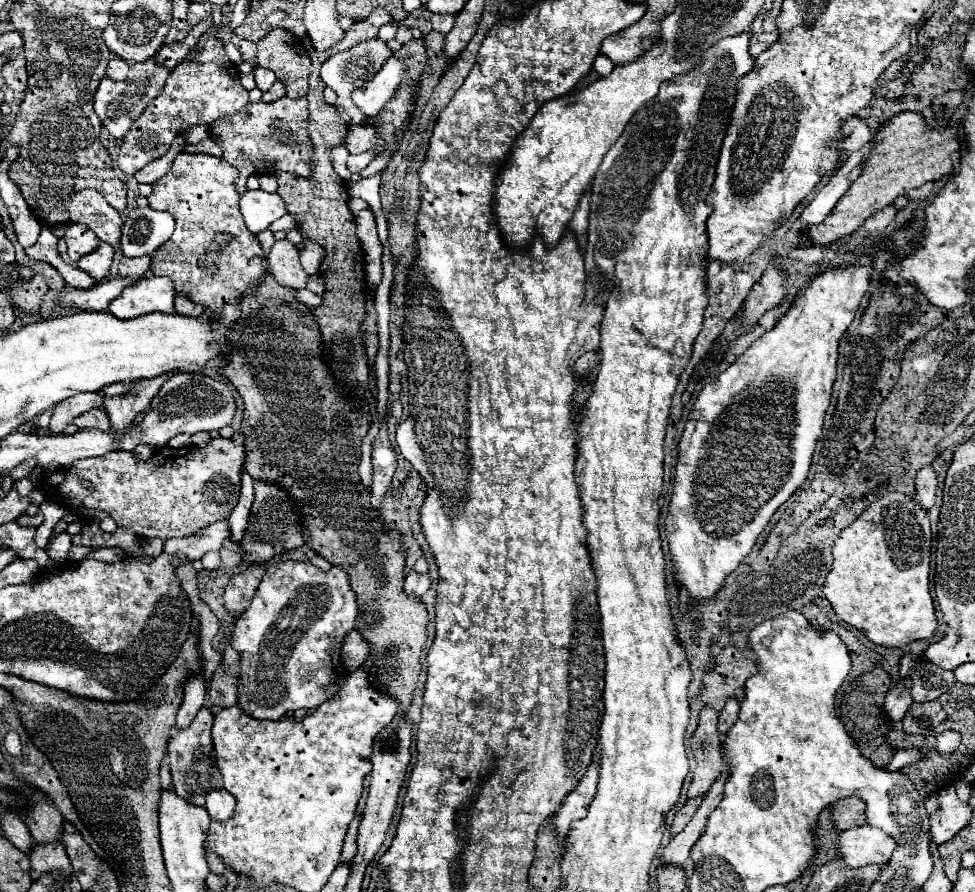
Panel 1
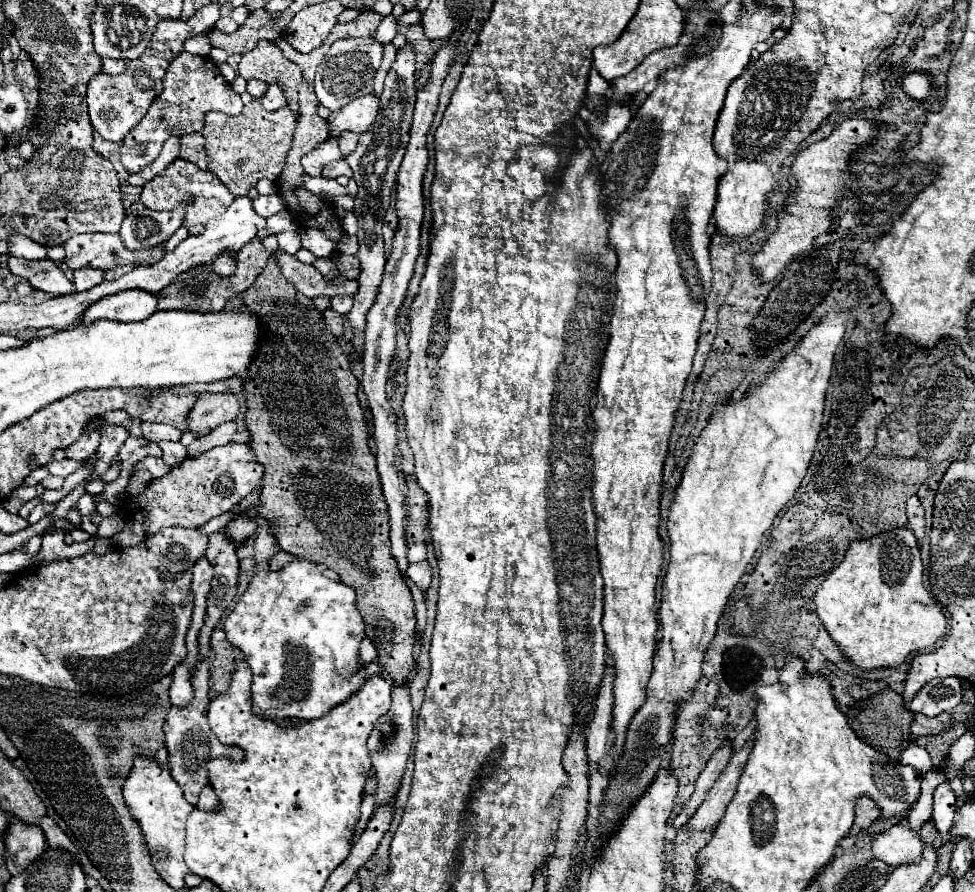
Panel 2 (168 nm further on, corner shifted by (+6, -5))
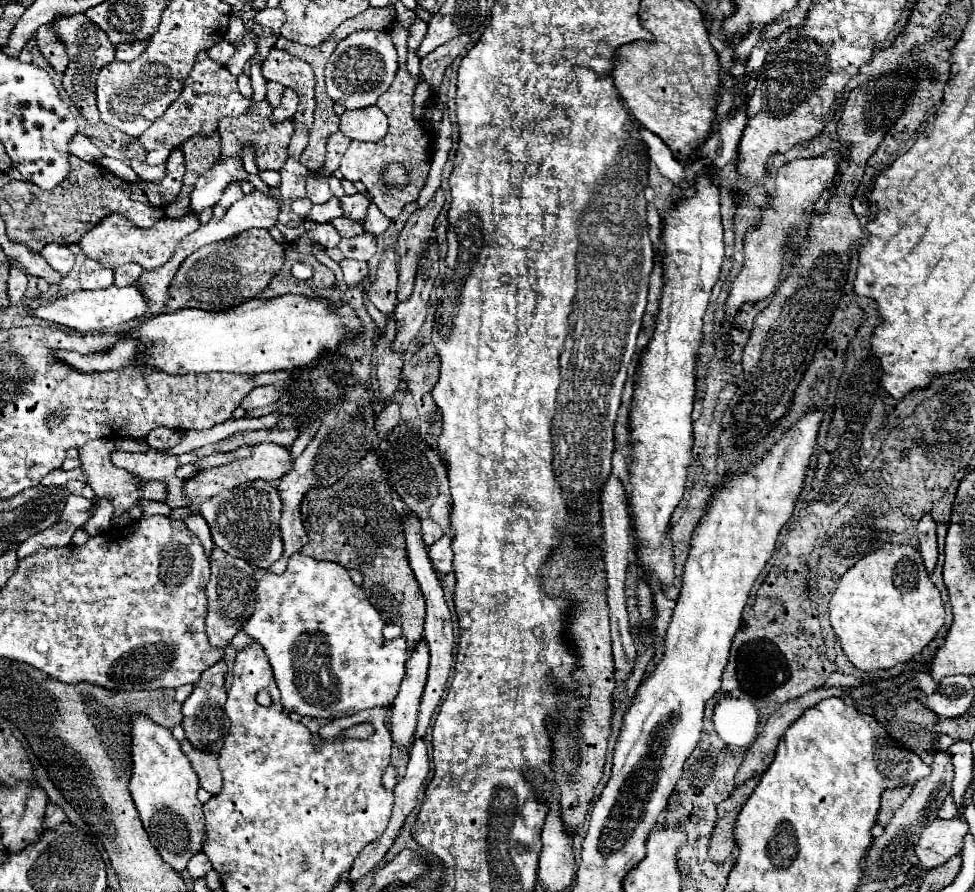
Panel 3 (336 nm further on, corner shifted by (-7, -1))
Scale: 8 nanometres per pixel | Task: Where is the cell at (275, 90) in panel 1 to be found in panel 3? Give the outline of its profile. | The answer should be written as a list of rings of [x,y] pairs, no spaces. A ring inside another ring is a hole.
[[[285,89],[281,105],[273,109],[273,121],[281,123],[285,119],[291,119],[295,115],[295,111],[297,111],[297,95],[291,89]]]

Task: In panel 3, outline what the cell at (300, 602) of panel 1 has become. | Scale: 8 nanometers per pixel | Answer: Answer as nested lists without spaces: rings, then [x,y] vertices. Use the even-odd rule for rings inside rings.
[[[295,553],[283,575],[267,571],[261,577],[255,613],[243,625],[243,631],[263,645],[281,691],[281,703],[287,711],[295,711],[301,717],[339,719],[371,707],[389,707],[397,697],[399,683],[405,675],[407,645],[405,637],[387,641],[381,633],[383,625],[385,621],[379,611],[369,603],[365,591],[351,581],[345,567]]]

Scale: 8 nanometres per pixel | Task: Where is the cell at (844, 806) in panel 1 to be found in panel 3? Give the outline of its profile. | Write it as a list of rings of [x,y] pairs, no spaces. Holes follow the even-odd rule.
[[[905,785],[905,787],[897,787],[897,789],[891,789],[891,791],[883,793],[883,797],[881,797],[881,813],[879,813],[879,819],[877,819],[879,825],[885,827],[891,821],[893,813],[905,803],[911,789],[913,789],[911,785]]]

